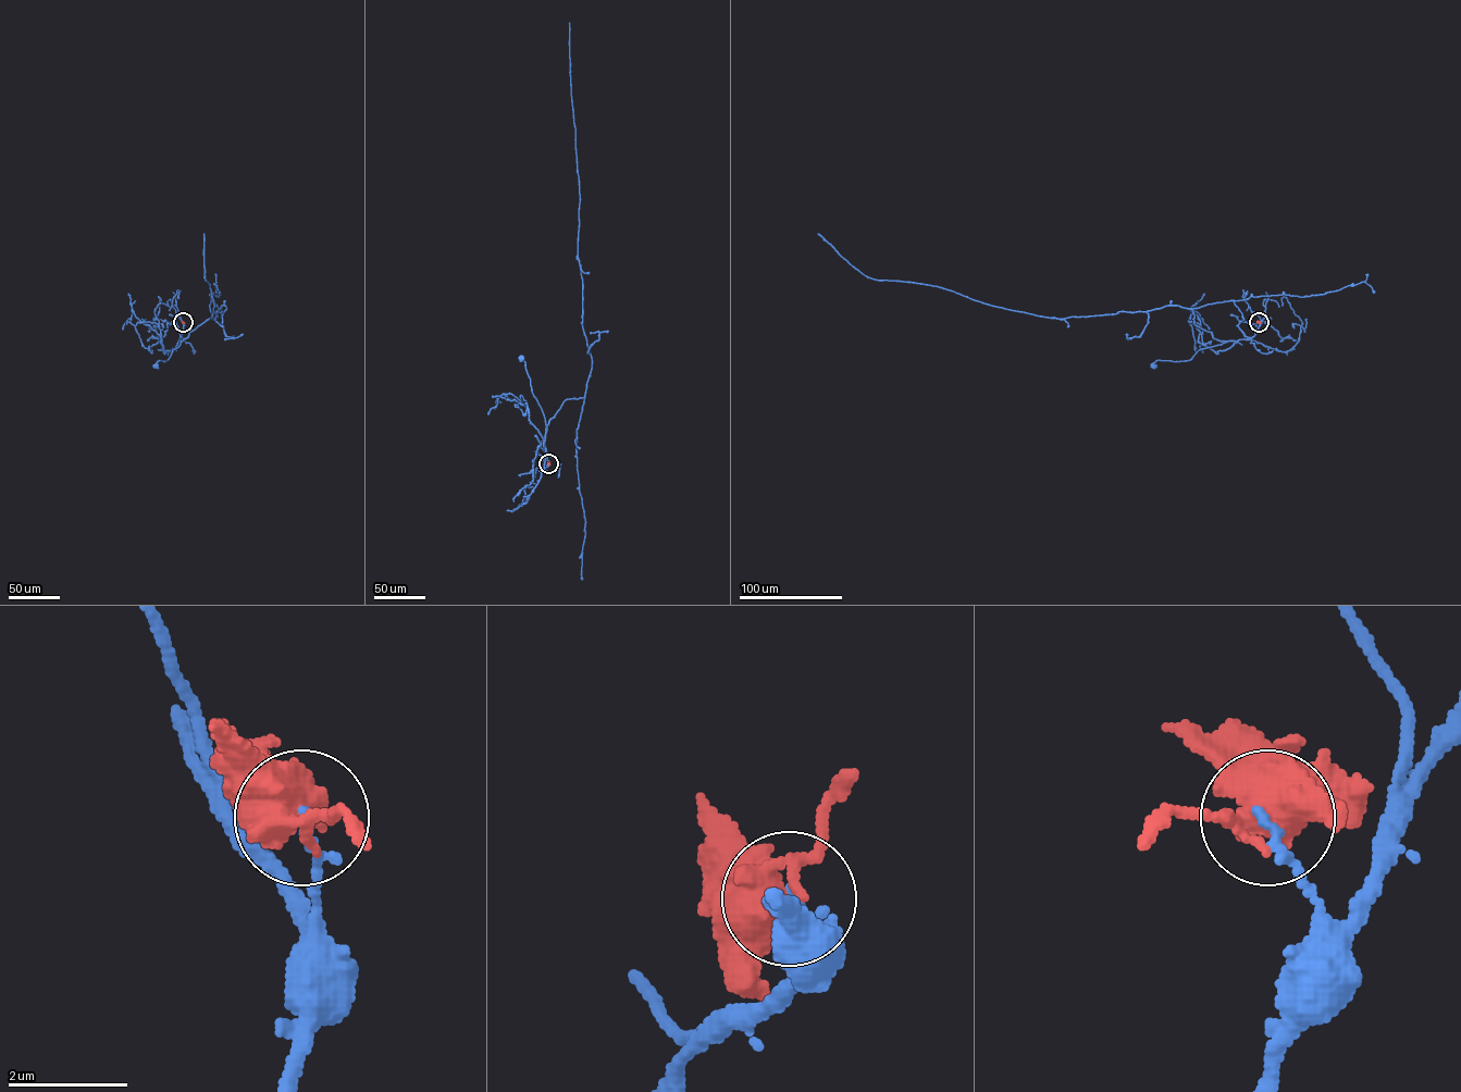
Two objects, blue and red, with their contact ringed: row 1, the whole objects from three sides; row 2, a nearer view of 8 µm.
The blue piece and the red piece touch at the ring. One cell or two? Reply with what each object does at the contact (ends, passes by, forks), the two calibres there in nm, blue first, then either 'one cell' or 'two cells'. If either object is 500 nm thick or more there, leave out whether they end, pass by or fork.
blue ends | red forks | 150/480 nm | two cells

